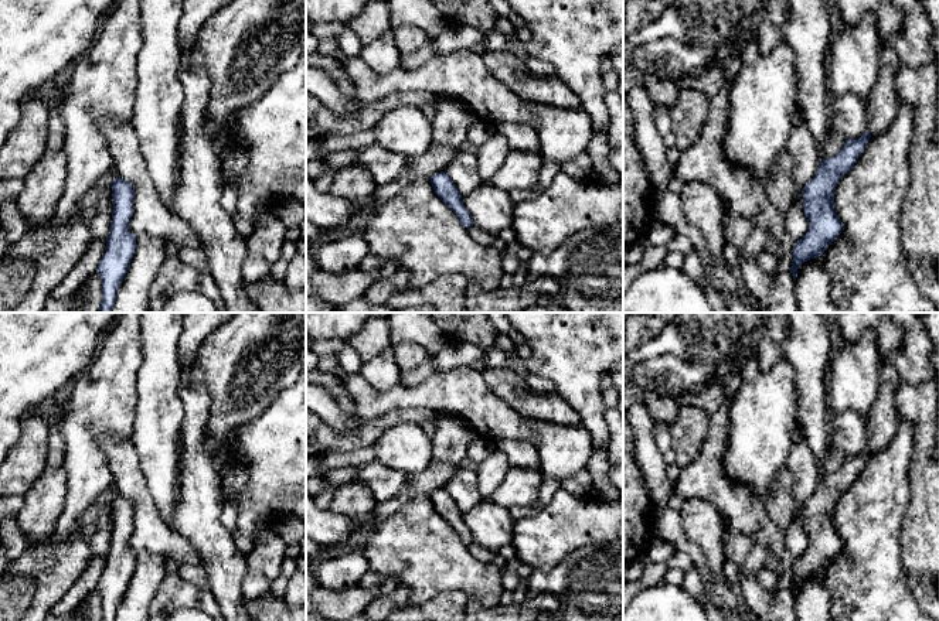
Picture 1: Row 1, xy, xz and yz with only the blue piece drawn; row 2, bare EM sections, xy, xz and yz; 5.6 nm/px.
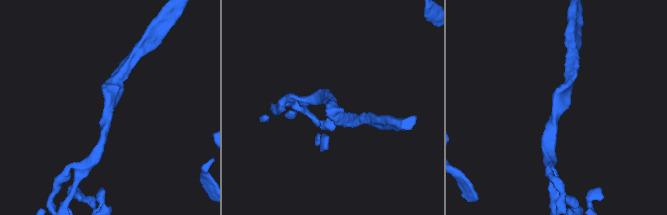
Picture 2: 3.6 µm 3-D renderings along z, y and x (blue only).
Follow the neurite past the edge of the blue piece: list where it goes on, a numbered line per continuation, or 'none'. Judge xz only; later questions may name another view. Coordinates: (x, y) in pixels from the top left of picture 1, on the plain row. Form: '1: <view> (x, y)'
none

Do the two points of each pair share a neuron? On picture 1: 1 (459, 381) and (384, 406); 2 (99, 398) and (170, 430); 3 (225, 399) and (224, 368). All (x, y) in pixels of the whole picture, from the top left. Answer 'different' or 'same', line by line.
1: same
2: different
3: same

